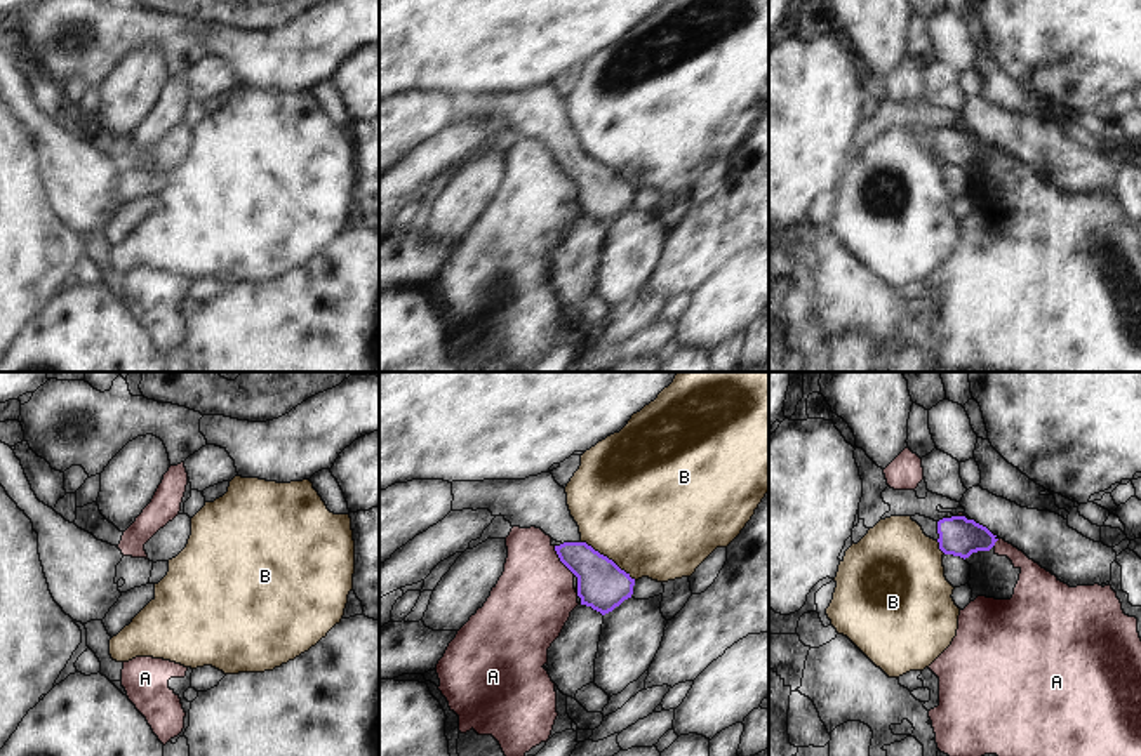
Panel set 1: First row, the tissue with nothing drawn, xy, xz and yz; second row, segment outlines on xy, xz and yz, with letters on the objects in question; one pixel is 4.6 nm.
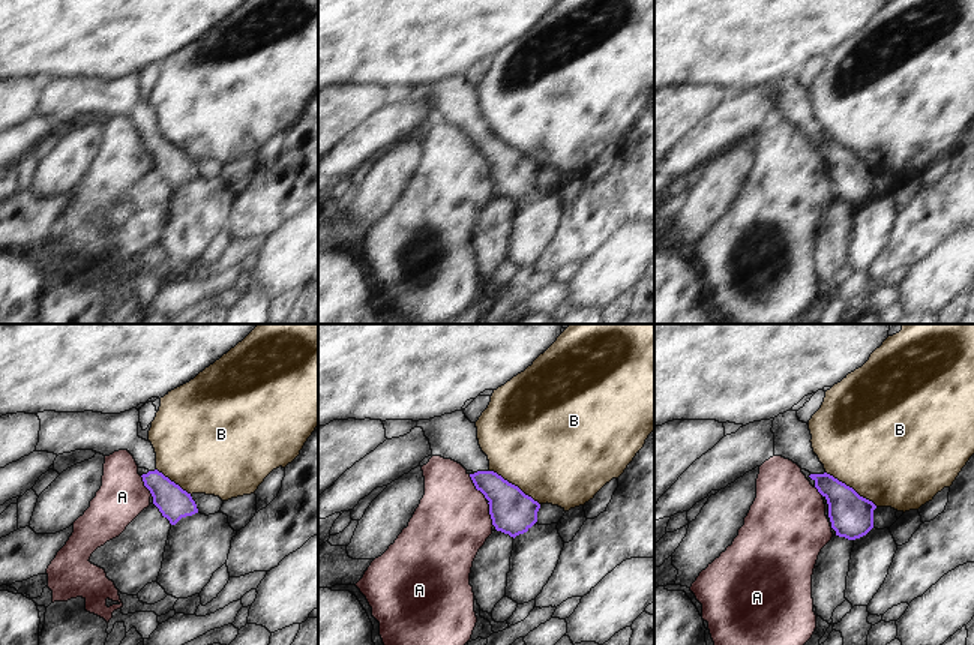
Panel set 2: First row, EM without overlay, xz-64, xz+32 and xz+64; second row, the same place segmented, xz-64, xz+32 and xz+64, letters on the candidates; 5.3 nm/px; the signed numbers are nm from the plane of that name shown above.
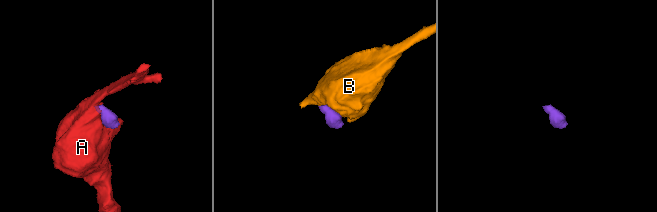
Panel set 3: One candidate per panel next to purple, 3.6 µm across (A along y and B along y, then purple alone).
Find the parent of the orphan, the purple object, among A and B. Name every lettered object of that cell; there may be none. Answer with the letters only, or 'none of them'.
none of them

